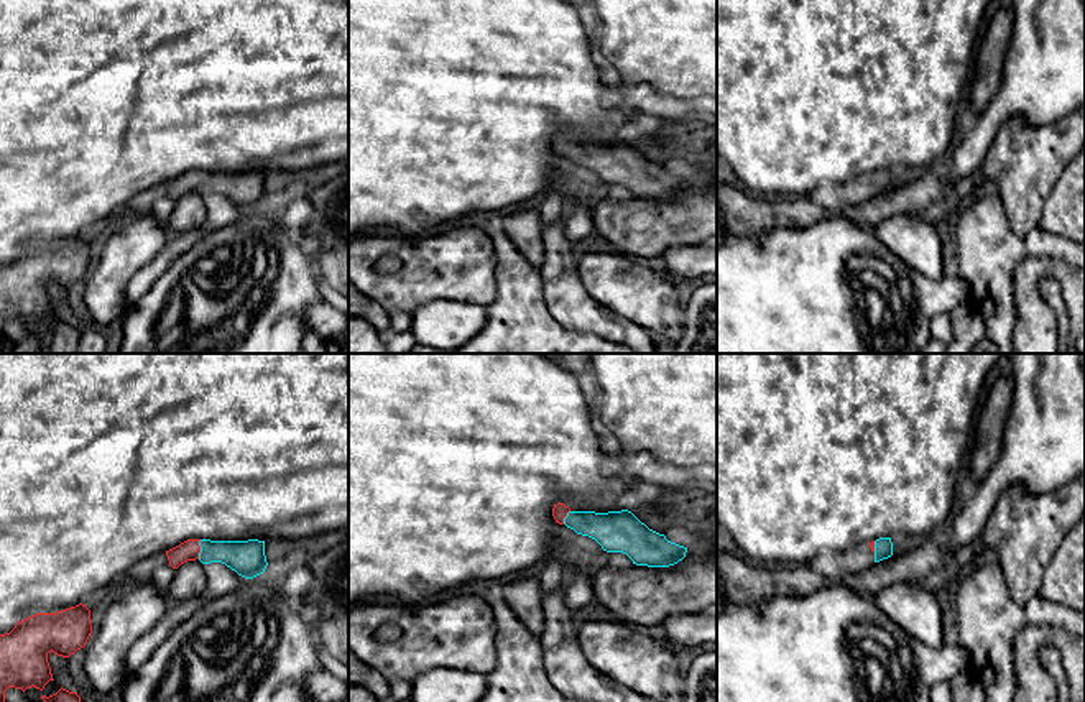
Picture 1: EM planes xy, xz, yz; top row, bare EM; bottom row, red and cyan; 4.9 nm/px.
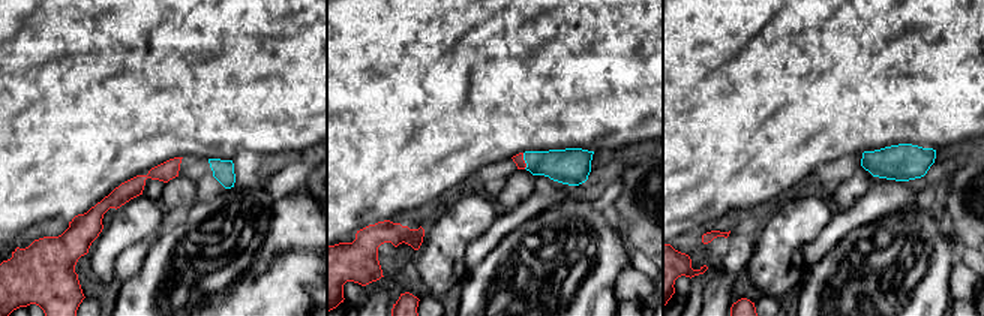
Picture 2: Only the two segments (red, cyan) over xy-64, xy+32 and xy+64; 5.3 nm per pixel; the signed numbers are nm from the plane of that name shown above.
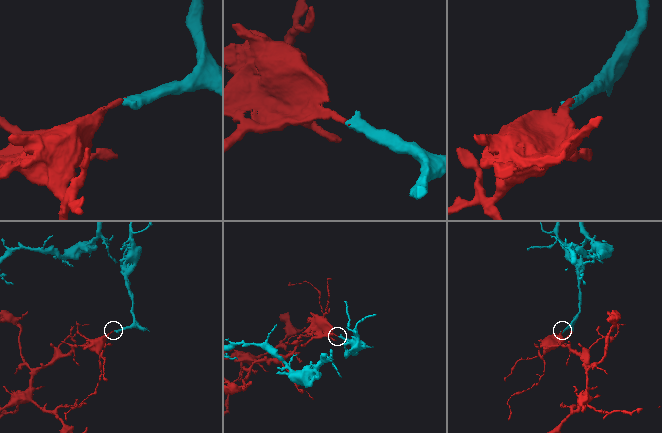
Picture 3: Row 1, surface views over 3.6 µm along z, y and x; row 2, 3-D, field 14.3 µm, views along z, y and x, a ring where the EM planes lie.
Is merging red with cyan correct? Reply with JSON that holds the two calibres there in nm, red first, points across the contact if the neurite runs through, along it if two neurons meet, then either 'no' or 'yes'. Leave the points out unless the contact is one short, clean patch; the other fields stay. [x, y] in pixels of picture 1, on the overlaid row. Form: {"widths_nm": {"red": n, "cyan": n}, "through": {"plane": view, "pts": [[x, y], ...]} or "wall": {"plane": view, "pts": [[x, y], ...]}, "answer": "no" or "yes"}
{"widths_nm": {"red": 100, "cyan": 180}, "through": {"plane": "xy", "pts": [[189, 549], [199, 549], [226, 551], [247, 558]]}, "answer": "yes"}

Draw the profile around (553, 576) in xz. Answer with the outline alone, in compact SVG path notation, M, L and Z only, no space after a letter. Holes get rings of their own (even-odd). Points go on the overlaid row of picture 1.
M552 554L542 561L542 572L538 577L542 595L562 587L566 580L564 561L561 554Z

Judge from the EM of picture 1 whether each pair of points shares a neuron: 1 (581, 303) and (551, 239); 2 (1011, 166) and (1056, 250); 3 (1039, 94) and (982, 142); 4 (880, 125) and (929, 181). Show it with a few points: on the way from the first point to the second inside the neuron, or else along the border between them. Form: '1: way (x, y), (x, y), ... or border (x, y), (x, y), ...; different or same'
1: way (564, 286), (559, 273), (559, 255); same
2: border (1003, 206), (1008, 222), (1021, 235), (1036, 229); different
3: way (1023, 94), (988, 125); same
4: border (929, 168), (913, 175); different

